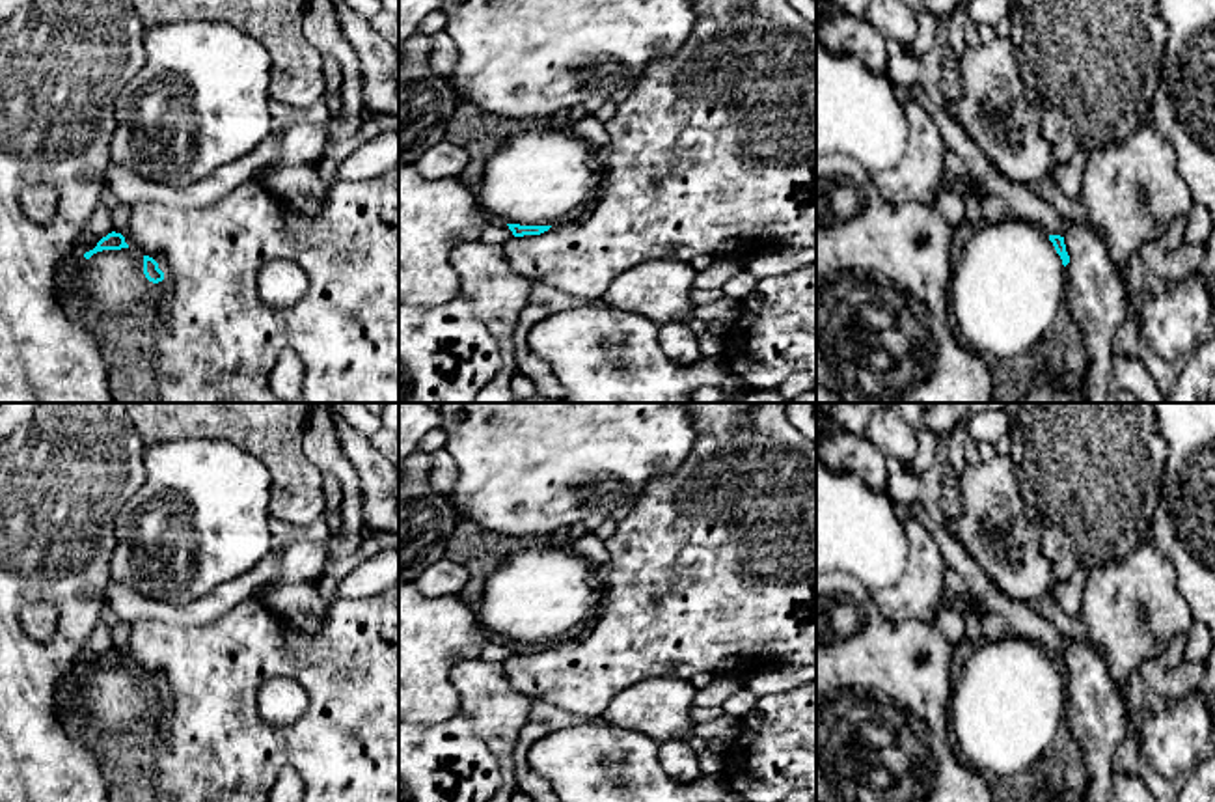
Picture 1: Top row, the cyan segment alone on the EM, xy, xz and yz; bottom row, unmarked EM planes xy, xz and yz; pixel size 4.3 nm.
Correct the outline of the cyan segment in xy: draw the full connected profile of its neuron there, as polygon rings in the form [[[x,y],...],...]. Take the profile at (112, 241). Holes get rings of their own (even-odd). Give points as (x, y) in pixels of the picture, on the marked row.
[[[108,233],[97,246],[67,270],[67,302],[88,319],[101,356],[108,369],[110,392],[116,403],[160,403],[157,394],[157,339],[160,317],[143,325],[138,317],[166,293],[162,267],[149,256],[138,254],[121,233]]]

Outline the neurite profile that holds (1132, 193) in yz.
[[[1152,123],[1124,144],[1088,153],[1077,200],[1124,280],[1140,246],[1163,239],[1195,201],[1176,170],[1174,147]]]

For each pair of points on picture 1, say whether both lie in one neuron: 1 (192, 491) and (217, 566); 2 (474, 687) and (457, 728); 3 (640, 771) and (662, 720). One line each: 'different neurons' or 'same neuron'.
1: same neuron
2: different neurons
3: different neurons

